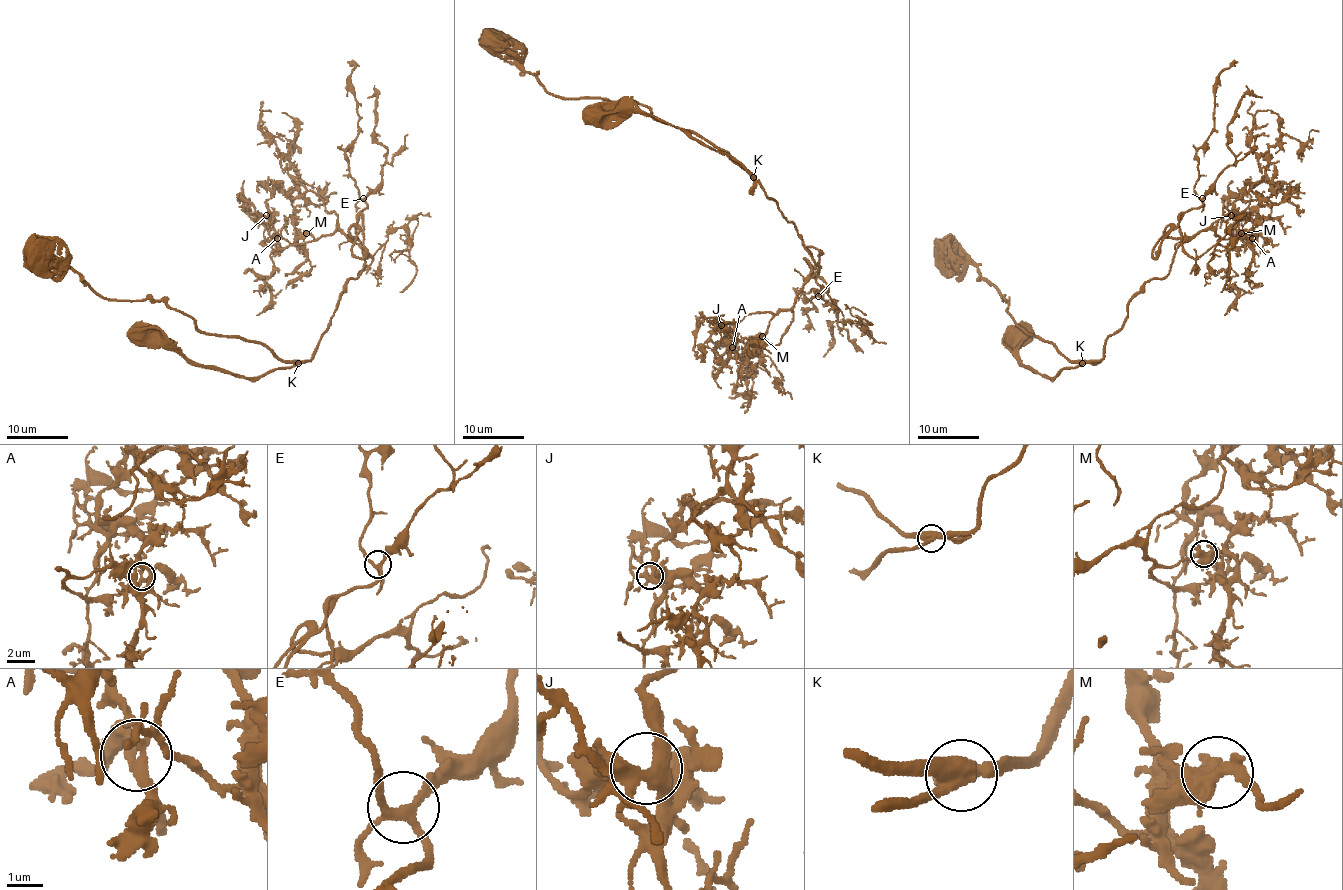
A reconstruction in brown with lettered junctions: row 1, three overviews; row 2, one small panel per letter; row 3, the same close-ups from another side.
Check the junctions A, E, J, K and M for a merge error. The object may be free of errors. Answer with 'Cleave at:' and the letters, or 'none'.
Cleave at: K

